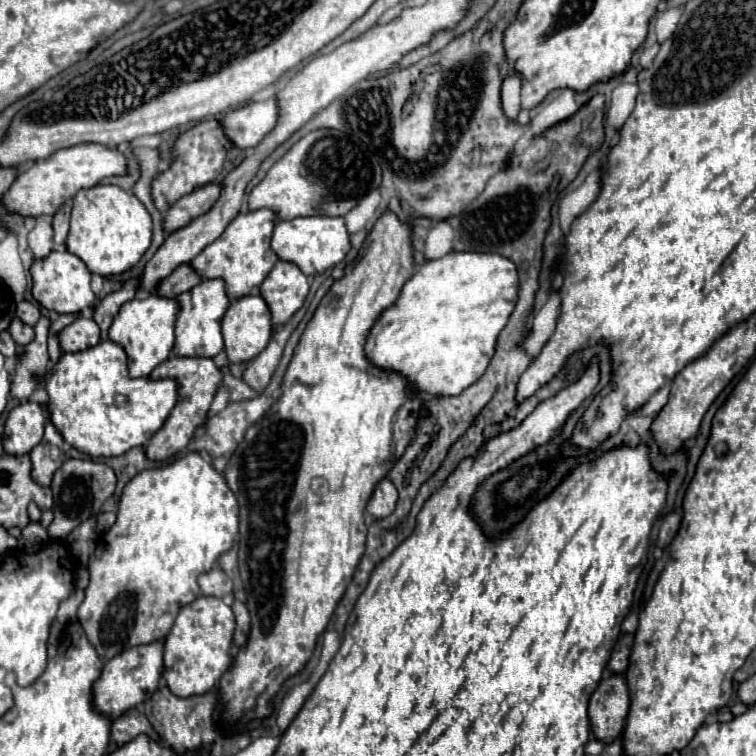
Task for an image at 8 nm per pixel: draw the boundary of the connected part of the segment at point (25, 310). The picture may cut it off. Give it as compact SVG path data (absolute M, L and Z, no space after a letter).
M21 301L21 303L17 303L17 317L19 317L23 323L27 323L27 325L33 327L33 325L39 321L41 313L39 313L39 307L35 307L33 303Z

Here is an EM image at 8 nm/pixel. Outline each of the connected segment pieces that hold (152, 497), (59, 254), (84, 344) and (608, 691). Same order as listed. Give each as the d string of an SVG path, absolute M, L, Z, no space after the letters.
M189 453L159 469L147 469L127 483L119 499L117 521L97 541L97 549L89 559L89 585L77 609L77 619L101 661L109 661L125 649L165 639L179 607L201 595L197 577L207 573L219 555L233 547L237 531L239 505L235 495L227 489L225 477L199 453Z
M51 251L45 259L35 259L31 265L31 279L33 279L33 299L37 303L41 303L45 309L49 311L57 311L57 313L79 313L85 307L89 307L95 299L93 291L91 291L91 273L85 267L85 263L65 251Z
M79 315L71 325L67 325L61 335L61 351L85 351L89 347L95 347L99 339L99 325L91 317Z
M609 675L599 683L589 701L589 721L597 741L607 745L619 737L629 703L629 689L623 675Z

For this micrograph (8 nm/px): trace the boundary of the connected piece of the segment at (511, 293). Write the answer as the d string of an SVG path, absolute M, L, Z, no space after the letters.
M447 253L437 261L427 261L403 285L395 305L387 307L373 323L365 341L365 357L383 371L395 371L407 379L407 387L417 393L459 395L473 385L487 369L495 343L515 309L515 289L519 285L517 269L497 253Z

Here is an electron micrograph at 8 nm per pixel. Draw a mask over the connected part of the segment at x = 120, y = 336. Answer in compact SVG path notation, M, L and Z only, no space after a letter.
M155 293L143 297L143 299L133 299L127 301L119 315L115 317L111 329L109 329L109 339L117 345L121 345L127 353L127 365L129 365L129 377L147 377L159 363L163 363L171 351L173 351L173 341L175 341L175 317L177 317L177 301L175 299L165 299Z

